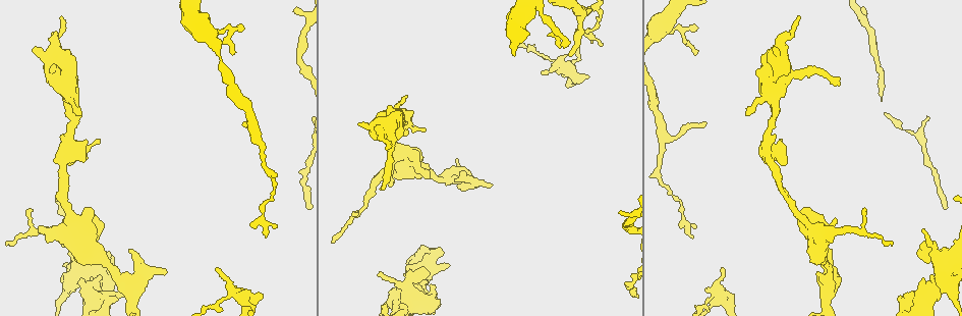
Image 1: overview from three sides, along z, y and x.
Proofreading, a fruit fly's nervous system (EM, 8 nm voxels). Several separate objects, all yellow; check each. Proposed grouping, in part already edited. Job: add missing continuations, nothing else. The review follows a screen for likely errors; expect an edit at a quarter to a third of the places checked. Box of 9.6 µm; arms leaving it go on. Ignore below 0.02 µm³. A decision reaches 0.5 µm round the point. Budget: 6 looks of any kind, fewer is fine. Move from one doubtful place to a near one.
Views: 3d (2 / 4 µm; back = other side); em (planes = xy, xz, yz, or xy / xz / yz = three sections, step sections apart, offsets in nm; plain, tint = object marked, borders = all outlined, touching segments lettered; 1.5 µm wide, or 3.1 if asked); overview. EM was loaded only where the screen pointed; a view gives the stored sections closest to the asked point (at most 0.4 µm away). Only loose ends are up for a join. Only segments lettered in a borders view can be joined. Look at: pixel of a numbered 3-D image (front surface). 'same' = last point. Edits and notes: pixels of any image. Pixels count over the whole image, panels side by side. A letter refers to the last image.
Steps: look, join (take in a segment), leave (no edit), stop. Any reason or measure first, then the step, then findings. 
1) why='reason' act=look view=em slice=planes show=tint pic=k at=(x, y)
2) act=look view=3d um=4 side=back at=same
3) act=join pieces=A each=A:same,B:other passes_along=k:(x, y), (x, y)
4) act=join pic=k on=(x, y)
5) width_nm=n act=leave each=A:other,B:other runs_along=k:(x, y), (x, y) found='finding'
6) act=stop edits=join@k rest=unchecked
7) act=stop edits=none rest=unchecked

why='free end' act=look view=em slice=planes show=borders pic=1 at=(359, 125)

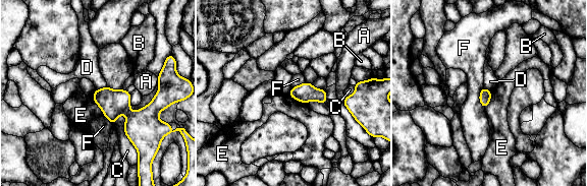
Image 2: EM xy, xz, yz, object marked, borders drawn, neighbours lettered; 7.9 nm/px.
act=leave each=A:other,B:other,C:other,D:other,E:other,F:other border=2:(96, 104), (105, 116) found='none of them fits'

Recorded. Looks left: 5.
why='tapers out' act=look view=3d um=2 pic=1 at=(383, 187)

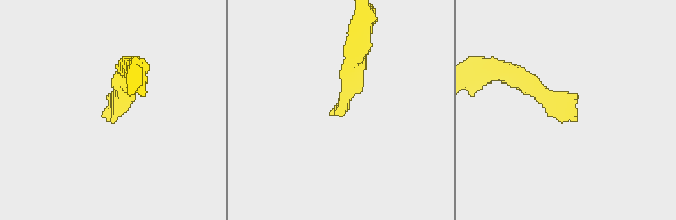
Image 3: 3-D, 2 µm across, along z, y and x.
why='now the EM' act=look view=em slice=xz step=4 show=tint pic=3 at=(338, 113)

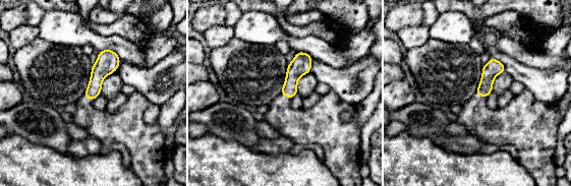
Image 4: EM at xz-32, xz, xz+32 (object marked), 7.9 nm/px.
act=look view=em slice=xz step=4 show=borders at=same

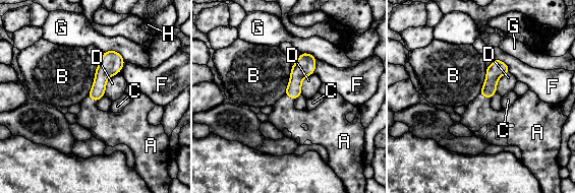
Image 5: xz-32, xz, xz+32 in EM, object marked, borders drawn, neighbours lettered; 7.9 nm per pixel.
act=join pieces=A each=A:same,B:other,C:other,D:other,F:other,G:other,H:other passes_along=5:(497, 69), (484, 95), (478, 113) found='the cell continues'

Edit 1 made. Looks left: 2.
why='thin end' act=look view=em slice=planes show=borders pic=1 at=(694, 31)

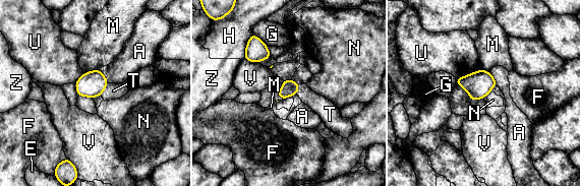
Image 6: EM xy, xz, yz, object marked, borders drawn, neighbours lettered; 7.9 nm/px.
width_nm=120 act=join pieces=T each=A:other,E:other,F:other,G:other,H:other,M:other,N:other,T:same,U:other,V:other,Z:other found='the cell continues'

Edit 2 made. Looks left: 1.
act=stop edits=join@5,join@6 rest=unchecked

